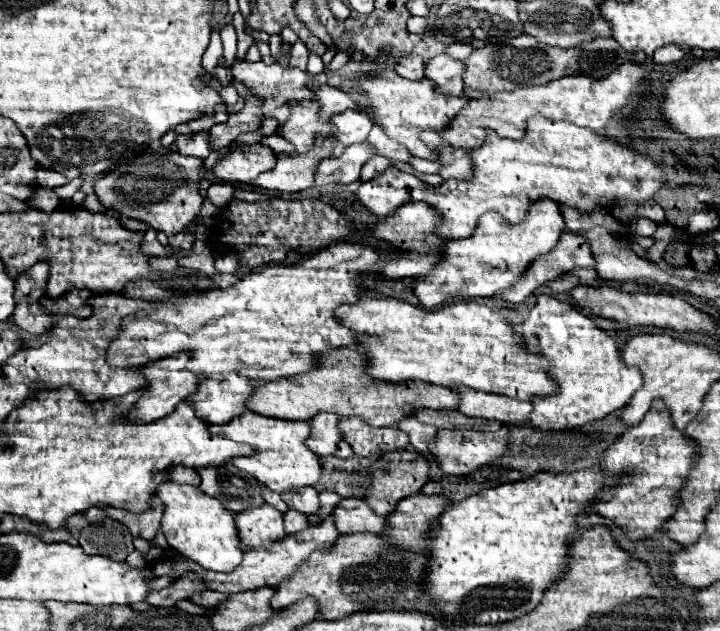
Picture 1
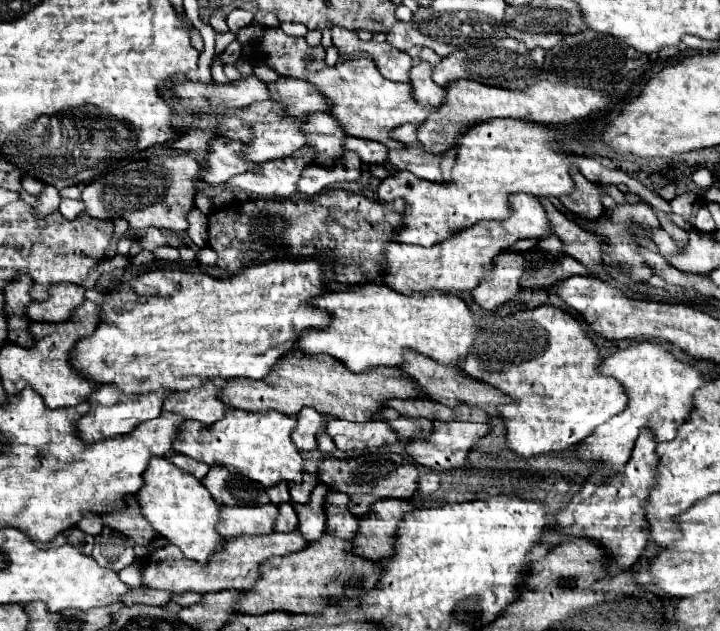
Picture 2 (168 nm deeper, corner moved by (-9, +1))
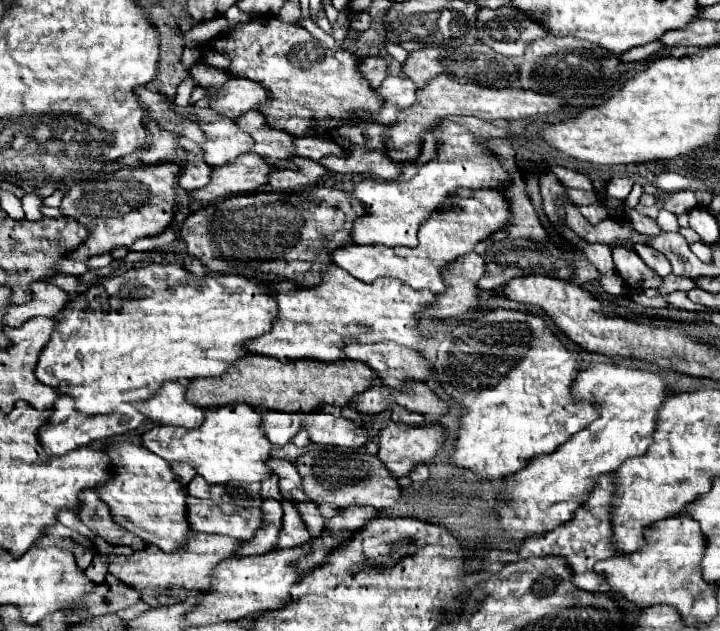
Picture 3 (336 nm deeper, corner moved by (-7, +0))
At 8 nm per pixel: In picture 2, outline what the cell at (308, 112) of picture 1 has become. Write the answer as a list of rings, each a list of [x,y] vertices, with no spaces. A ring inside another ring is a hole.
[[[270,100],[256,102],[250,108],[242,110],[240,116],[242,118],[252,118],[254,138],[248,142],[248,148],[246,148],[246,156],[252,162],[262,164],[262,162],[270,162],[270,160],[276,160],[276,158],[284,158],[284,156],[290,156],[296,150],[306,146],[306,134],[302,130],[304,118],[286,114],[286,110],[282,110],[282,106],[276,106],[276,102],[270,102]]]

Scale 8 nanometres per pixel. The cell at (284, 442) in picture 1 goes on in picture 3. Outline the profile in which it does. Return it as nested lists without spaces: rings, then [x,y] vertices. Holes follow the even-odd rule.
[[[242,403],[210,407],[206,409],[204,423],[200,427],[186,429],[174,425],[154,425],[142,435],[142,445],[168,463],[188,463],[212,485],[224,485],[230,481],[264,481],[272,475],[270,467],[266,465],[266,459],[270,459],[272,443],[266,439],[260,423],[260,411]]]

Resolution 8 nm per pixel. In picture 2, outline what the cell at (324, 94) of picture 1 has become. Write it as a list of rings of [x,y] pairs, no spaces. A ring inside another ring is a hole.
[[[280,78],[268,84],[272,100],[282,102],[290,114],[308,118],[314,112],[330,112],[330,100],[314,84],[300,78]]]

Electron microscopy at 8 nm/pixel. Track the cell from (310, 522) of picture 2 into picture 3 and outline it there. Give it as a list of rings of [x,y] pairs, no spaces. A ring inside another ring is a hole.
[[[282,501],[282,507],[284,507],[284,519],[282,519],[282,529],[280,529],[280,535],[276,541],[276,549],[300,547],[300,545],[308,543],[312,537],[310,537],[308,529],[304,527],[296,505],[290,501]]]

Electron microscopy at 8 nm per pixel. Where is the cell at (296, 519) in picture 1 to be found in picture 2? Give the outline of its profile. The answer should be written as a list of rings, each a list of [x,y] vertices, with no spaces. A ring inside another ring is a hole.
[[[292,502],[280,504],[280,518],[278,518],[274,530],[276,532],[290,532],[296,528],[298,528],[298,512],[294,510],[294,504]]]

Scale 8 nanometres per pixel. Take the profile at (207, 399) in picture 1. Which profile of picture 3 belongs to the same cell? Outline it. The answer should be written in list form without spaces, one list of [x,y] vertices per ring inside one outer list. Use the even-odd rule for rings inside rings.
[[[164,383],[154,397],[138,403],[138,411],[158,425],[198,427],[204,421],[204,409],[186,399],[182,383]]]

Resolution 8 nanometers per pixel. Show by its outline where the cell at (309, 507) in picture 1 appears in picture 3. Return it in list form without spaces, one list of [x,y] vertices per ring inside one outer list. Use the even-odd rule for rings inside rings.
[[[268,459],[268,467],[272,467],[272,473],[278,475],[280,493],[284,499],[290,497],[290,491],[296,487],[302,487],[302,477],[298,475],[296,467],[286,459]]]

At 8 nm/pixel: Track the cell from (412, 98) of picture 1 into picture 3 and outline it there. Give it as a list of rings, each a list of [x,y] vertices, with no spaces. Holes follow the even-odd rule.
[[[274,15],[256,17],[246,25],[232,27],[210,39],[202,45],[200,63],[226,71],[232,77],[260,83],[268,93],[268,99],[258,107],[266,117],[266,125],[294,137],[320,135],[330,139],[328,131],[340,123],[352,121],[354,109],[378,111],[382,105],[376,89],[360,77],[360,63],[350,51],[330,49],[312,39],[298,23],[284,23]],[[310,119],[318,119],[318,125],[312,127]]]

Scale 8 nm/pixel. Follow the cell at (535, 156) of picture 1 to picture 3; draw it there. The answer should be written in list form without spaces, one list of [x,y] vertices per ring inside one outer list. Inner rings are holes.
[[[444,119],[436,127],[436,159],[428,161],[419,168],[418,175],[408,183],[396,181],[378,181],[364,177],[354,187],[354,197],[364,205],[364,217],[356,219],[352,229],[352,243],[356,245],[386,245],[386,247],[416,247],[418,227],[432,211],[444,207],[444,201],[450,197],[456,187],[462,189],[498,189],[510,183],[510,175],[498,163],[498,159],[480,147],[478,139],[468,133],[464,127]]]

